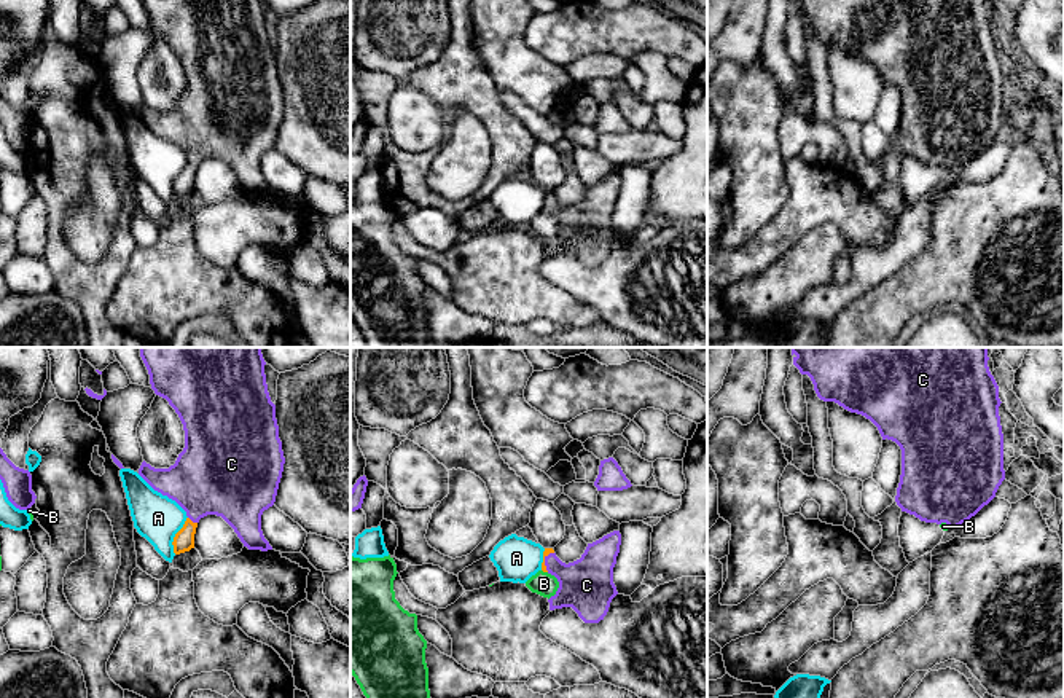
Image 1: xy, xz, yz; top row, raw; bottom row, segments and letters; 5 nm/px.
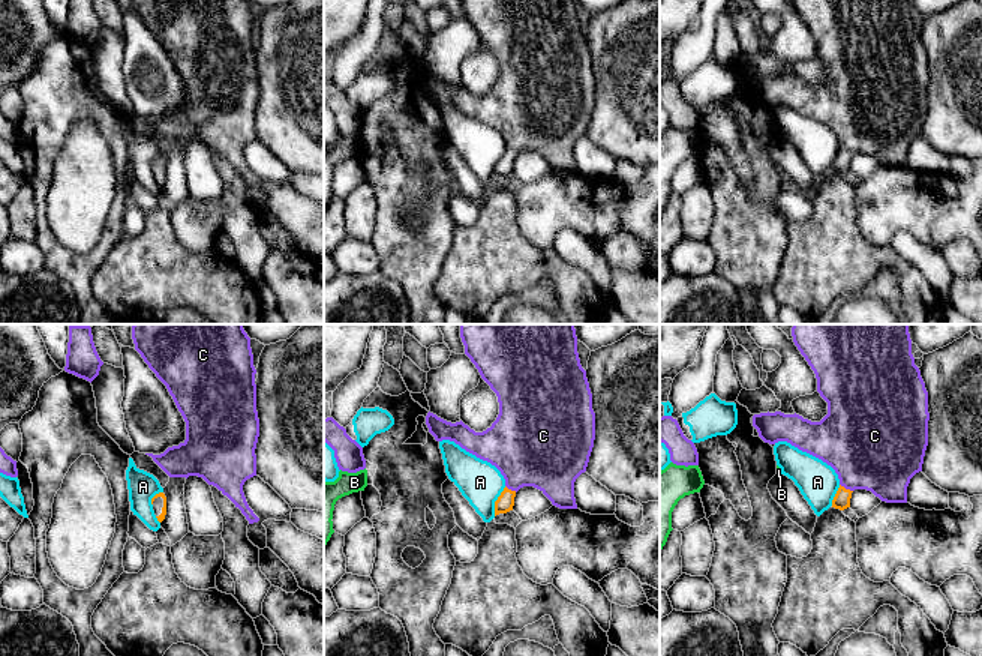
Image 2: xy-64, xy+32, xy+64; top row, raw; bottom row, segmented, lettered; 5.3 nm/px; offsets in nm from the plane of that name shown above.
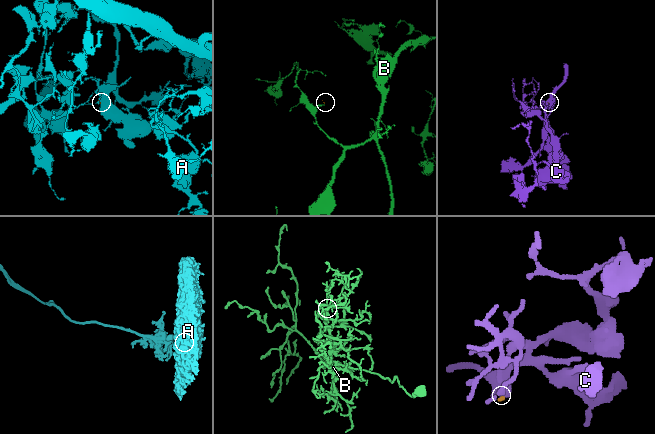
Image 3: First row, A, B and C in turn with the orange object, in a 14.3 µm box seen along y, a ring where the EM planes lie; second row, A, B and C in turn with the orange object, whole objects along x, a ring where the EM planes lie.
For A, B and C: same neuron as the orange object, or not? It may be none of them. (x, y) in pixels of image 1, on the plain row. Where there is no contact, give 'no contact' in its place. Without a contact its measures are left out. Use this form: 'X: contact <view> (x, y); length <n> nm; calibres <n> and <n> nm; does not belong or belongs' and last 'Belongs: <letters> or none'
A: contact xy (176, 179); length 200 nm; calibres 110 and 240 nm; does not belong
B: contact xz (545, 214); length 40 nm; calibres 40 and 120 nm; does not belong
C: contact xy (191, 164); length 60 nm; calibres 110 and 380 nm; belongs
Belongs: C

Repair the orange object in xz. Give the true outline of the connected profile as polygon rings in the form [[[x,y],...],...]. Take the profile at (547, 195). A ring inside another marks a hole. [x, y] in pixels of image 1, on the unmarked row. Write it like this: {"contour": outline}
{"contour": [[[613,174],[588,186],[580,202],[562,206],[553,191],[545,191],[542,214],[554,218],[559,231],[548,242],[550,253],[572,250],[585,266],[599,266],[618,237],[613,210],[620,196],[621,177]]]}

